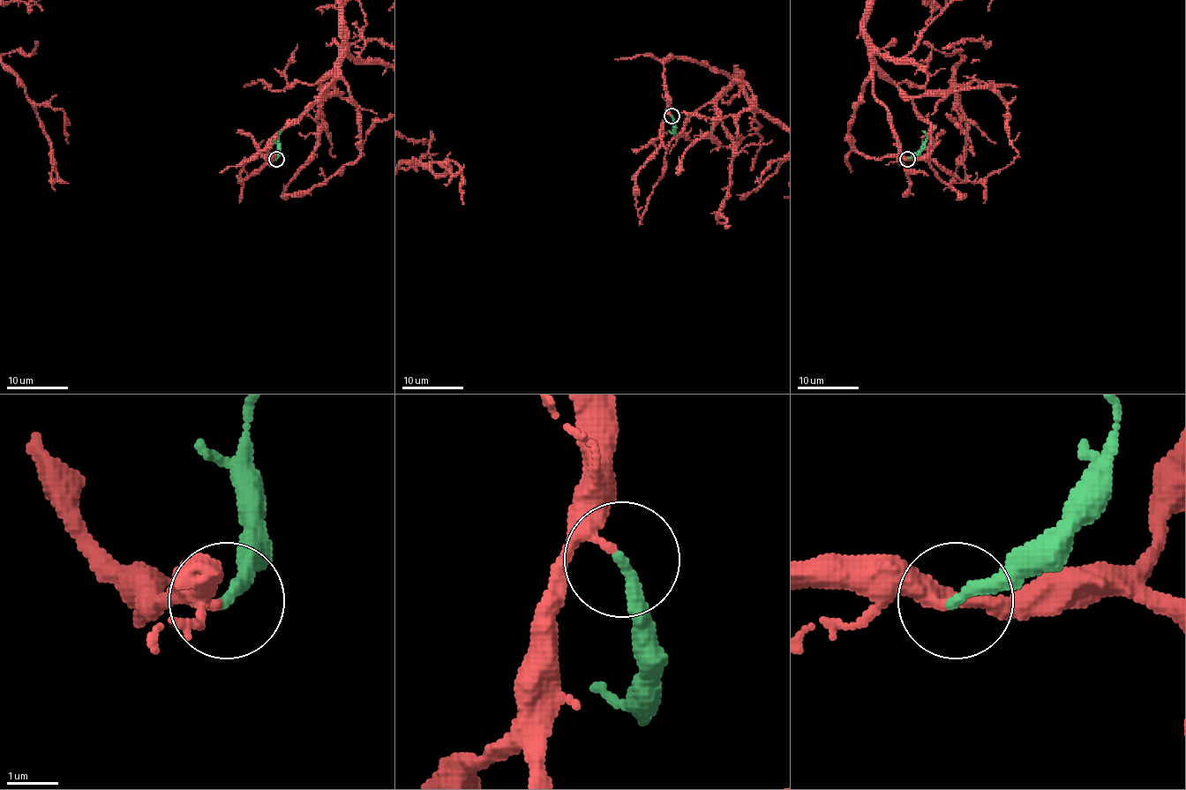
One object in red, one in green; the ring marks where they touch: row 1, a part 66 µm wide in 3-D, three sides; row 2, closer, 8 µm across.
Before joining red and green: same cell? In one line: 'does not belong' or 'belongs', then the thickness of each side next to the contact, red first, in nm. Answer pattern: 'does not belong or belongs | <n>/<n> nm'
belongs | 240/240 nm

